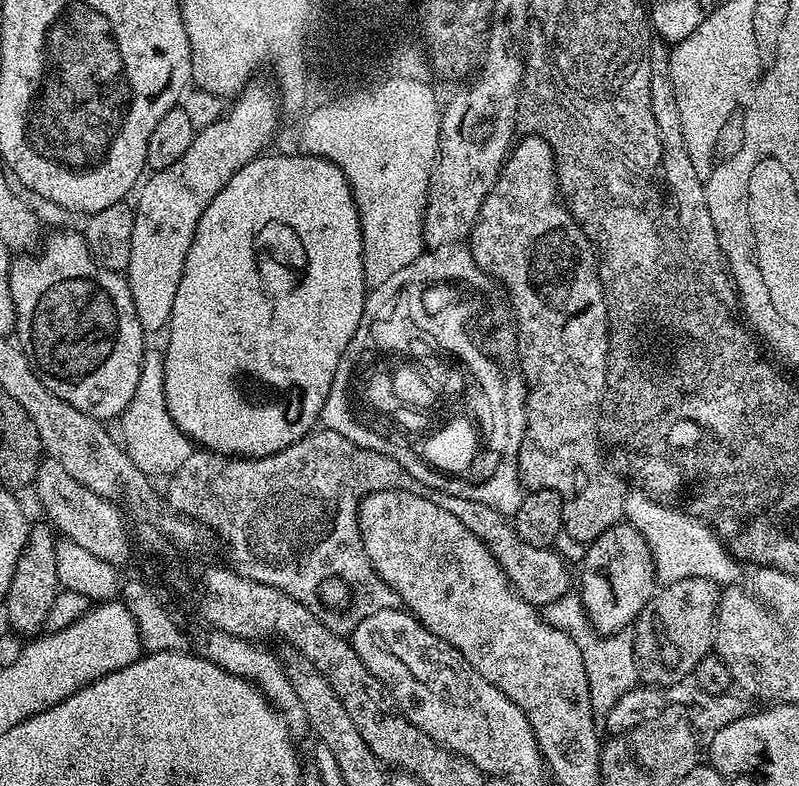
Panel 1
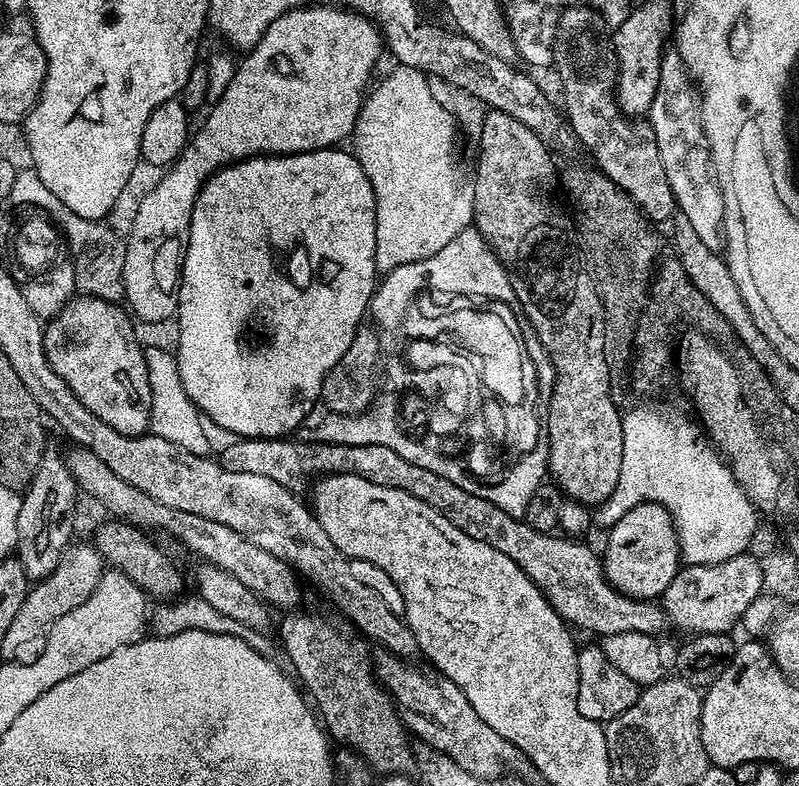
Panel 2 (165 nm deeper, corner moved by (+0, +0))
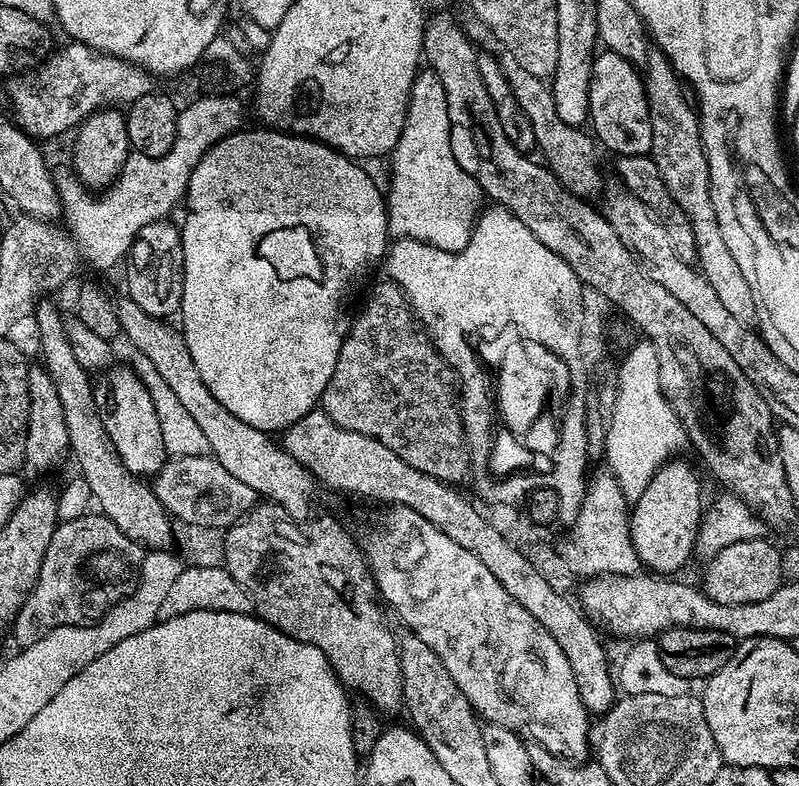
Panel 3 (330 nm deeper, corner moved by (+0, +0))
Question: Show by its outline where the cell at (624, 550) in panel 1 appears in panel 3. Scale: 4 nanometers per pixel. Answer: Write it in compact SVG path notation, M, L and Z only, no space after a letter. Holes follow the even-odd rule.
M681 458L667 460L665 464L656 471L654 478L650 478L650 486L642 490L642 498L638 498L631 505L628 529L630 538L634 542L634 550L638 554L641 565L649 573L659 574L668 578L679 568L688 564L688 559L693 559L696 550L696 536L700 532L700 521L706 507L706 500L700 497L700 476Z

